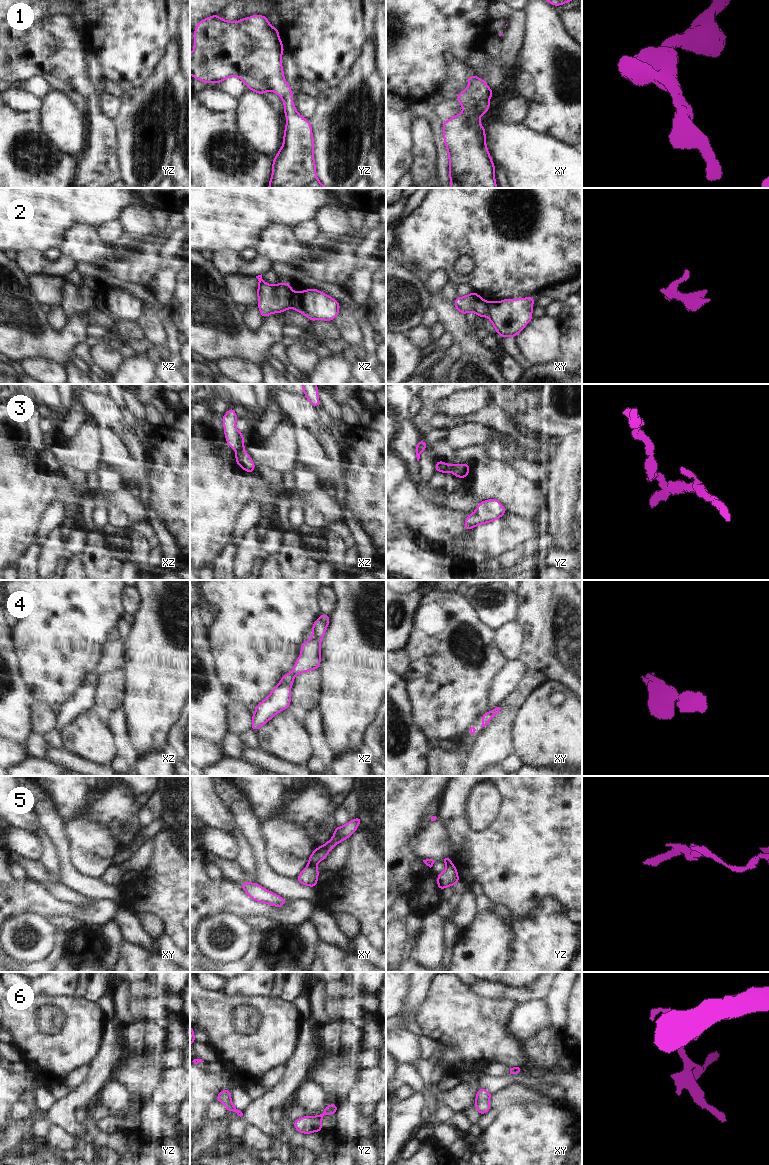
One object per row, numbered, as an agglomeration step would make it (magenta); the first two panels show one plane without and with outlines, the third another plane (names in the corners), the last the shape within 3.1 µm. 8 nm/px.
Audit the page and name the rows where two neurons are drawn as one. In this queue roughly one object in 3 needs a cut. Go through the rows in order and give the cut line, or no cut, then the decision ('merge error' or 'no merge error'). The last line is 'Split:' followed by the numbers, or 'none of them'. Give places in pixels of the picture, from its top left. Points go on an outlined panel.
1: cut none; no merge error
2: cut xz (293, 292), (290, 307); merge error
3: cut xz (242, 447), (236, 450); merge error
4: cut none; no merge error
5: cut xy (308, 862), (314, 865); merge error
6: cut none; no merge error
Split: 2, 3, 5

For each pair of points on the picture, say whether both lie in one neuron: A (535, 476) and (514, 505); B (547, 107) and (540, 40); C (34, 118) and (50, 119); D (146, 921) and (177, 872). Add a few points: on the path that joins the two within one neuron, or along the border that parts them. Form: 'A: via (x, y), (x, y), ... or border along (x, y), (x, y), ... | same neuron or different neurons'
A: border along (514, 465), (527, 479), (542, 486) | different neurons
B: via (547, 90), (547, 57) | same neuron
C: border along (40, 111), (43, 133), (51, 141) | different neurons
D: border along (140, 916), (158, 918), (164, 933) | different neurons

